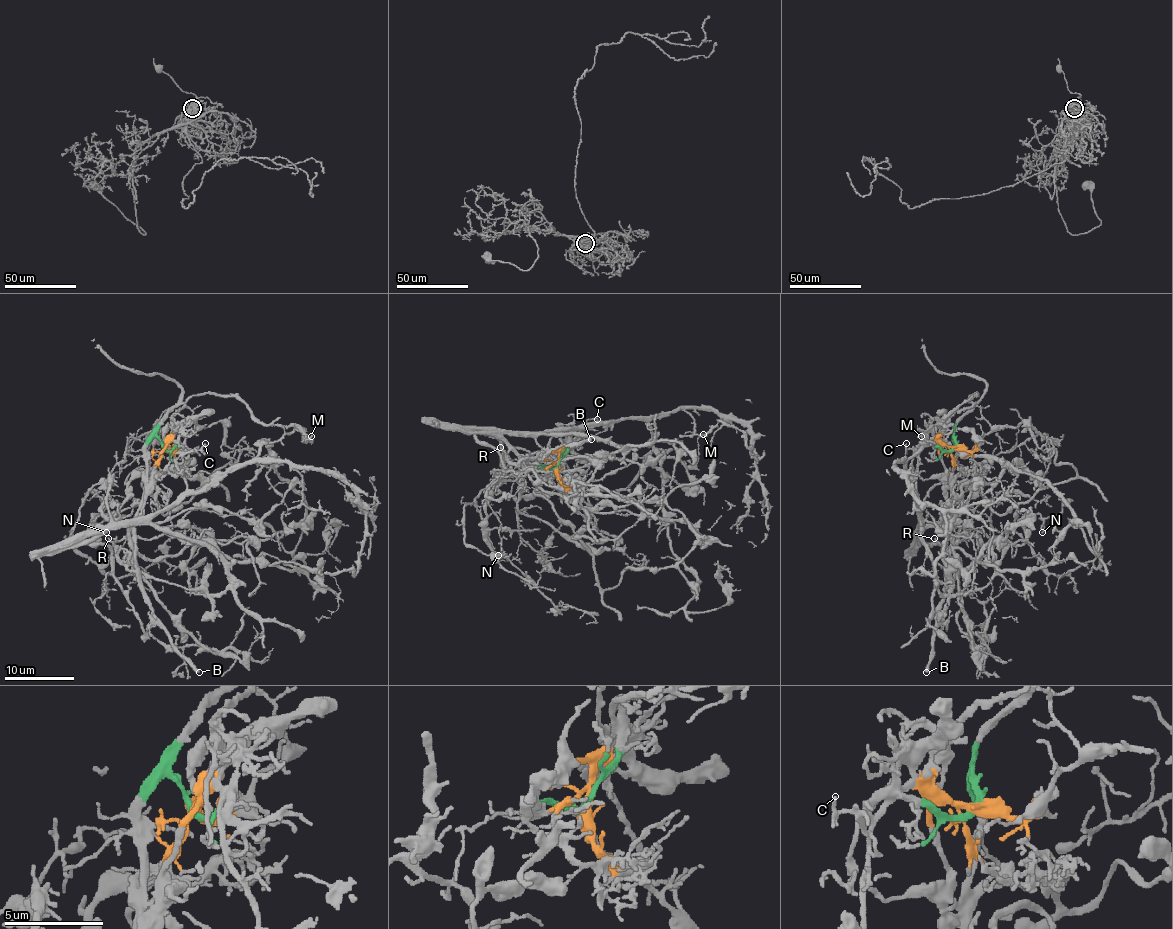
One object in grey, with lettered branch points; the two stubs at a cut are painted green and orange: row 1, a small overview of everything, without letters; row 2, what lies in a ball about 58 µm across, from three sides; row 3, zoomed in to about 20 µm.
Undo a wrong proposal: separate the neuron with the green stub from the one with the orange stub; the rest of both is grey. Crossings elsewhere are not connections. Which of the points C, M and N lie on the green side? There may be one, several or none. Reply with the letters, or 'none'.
C, M

